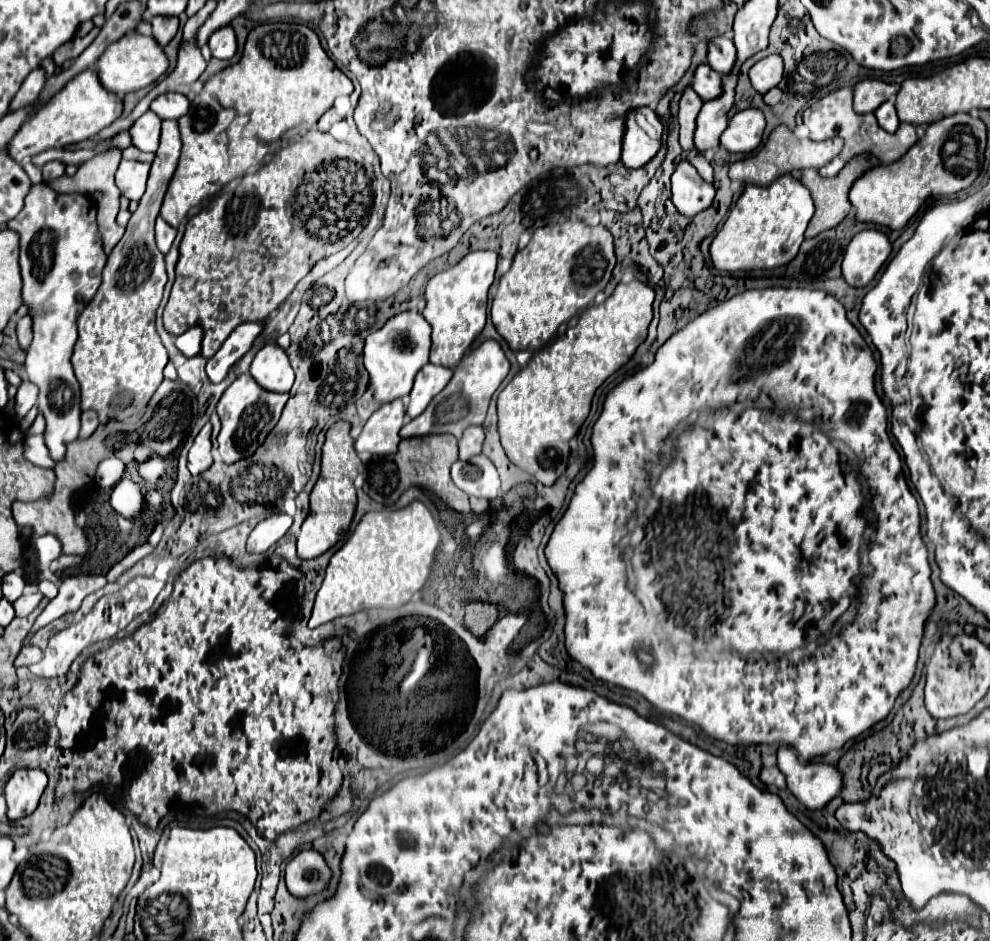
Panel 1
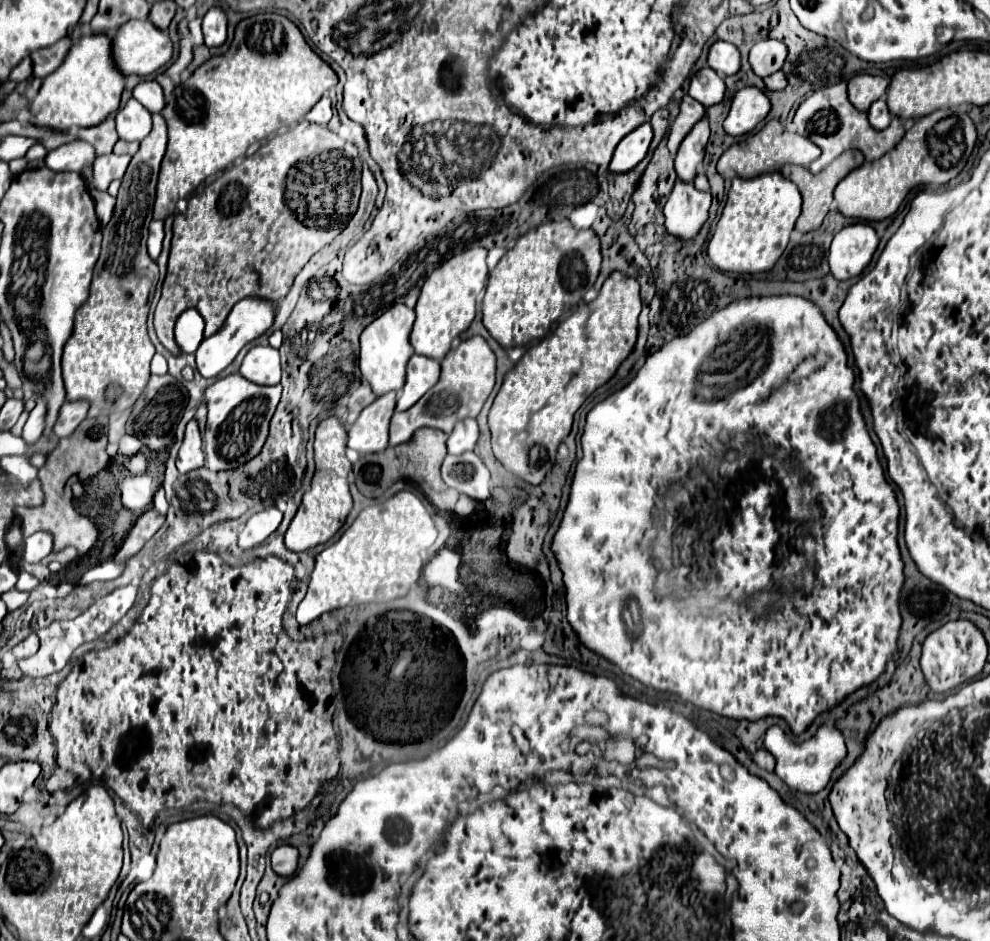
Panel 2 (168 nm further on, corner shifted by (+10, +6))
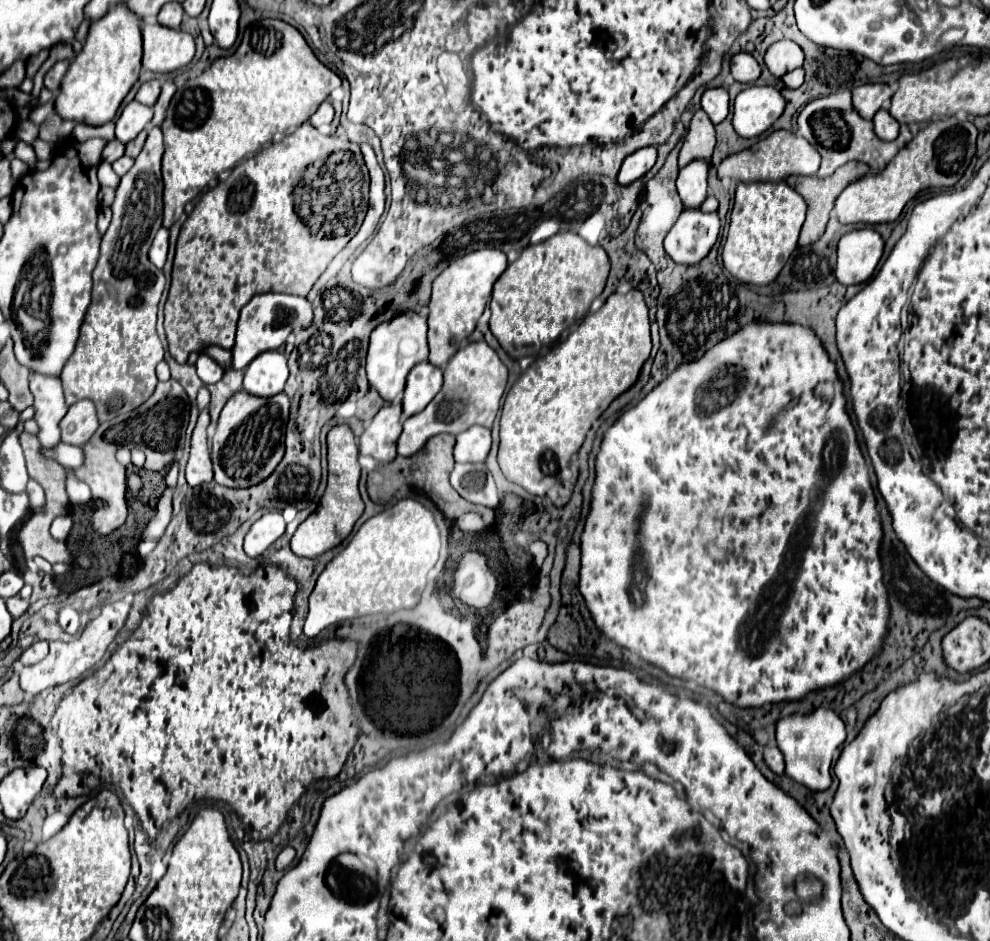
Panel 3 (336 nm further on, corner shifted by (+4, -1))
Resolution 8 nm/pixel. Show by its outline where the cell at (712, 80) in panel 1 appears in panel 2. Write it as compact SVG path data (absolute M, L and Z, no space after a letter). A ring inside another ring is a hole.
M704 67L700 69L692 81L690 81L690 91L688 95L696 101L700 101L704 107L712 107L712 105L718 105L724 97L724 91L726 91L726 85L724 85L724 79L710 67Z

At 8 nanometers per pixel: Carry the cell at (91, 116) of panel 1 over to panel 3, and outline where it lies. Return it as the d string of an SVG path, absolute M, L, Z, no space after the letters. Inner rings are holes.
M120 2L120 6L108 12L108 16L100 18L90 26L88 38L78 56L72 60L54 98L54 112L62 120L72 120L90 126L102 126L114 120L124 96L130 92L130 88L140 76L140 58L140 20L132 12L128 12L124 2Z

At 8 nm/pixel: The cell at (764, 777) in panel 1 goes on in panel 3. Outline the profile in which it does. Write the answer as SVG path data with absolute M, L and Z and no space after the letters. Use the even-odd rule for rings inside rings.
M776 746L764 748L764 762L774 774L784 774L784 758L780 756L780 750Z

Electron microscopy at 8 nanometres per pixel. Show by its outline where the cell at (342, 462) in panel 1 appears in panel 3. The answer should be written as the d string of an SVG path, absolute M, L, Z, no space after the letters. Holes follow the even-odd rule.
M334 426L326 438L328 444L328 486L318 504L318 508L296 528L290 546L296 556L316 558L334 546L338 546L354 528L356 520L364 512L364 502L358 492L360 464L358 464L358 446L352 430L348 426Z

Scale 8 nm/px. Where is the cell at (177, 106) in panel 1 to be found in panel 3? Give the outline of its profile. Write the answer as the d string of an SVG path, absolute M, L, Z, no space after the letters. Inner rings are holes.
M150 80L150 82L140 86L140 90L136 94L136 100L146 104L146 106L154 106L158 96L160 96L160 82L158 80Z

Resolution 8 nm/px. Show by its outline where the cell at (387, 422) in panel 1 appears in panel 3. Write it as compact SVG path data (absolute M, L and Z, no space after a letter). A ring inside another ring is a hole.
M400 398L384 406L368 424L358 440L362 456L374 456L380 462L392 462L396 458L396 442L402 432L402 404Z

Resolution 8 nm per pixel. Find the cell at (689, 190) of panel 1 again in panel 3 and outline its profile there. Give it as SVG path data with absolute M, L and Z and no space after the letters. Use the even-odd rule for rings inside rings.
M686 208L666 234L664 250L678 264L696 264L714 246L718 230L720 220L716 212Z

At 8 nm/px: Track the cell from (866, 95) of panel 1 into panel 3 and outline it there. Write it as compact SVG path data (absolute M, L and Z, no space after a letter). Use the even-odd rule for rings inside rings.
M862 84L852 90L852 104L866 120L872 120L888 98L892 98L892 90L886 84Z

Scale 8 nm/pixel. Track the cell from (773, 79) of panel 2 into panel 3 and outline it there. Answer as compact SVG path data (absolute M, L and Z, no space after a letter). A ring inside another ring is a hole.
M796 68L796 70L792 70L792 72L788 72L788 74L784 74L782 76L782 82L784 82L784 86L786 88L800 88L802 86L802 82L804 82L804 70L802 68Z

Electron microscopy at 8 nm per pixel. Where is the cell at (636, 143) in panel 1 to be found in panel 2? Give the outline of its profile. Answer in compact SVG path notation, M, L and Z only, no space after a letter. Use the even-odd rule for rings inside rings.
M650 123L640 125L638 129L634 129L632 133L628 133L616 147L614 157L610 161L610 171L614 173L624 173L634 169L648 153L652 141L652 127Z

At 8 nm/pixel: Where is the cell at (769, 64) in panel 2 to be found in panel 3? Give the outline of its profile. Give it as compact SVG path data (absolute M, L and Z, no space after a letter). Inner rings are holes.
M792 40L774 42L764 54L764 64L774 78L780 78L780 76L792 72L794 68L800 68L802 62L804 62L804 52Z

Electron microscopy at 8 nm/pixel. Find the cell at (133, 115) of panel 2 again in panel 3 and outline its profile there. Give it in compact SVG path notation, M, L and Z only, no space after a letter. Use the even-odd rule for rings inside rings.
M132 100L116 120L116 138L122 144L134 140L152 122L152 108Z

